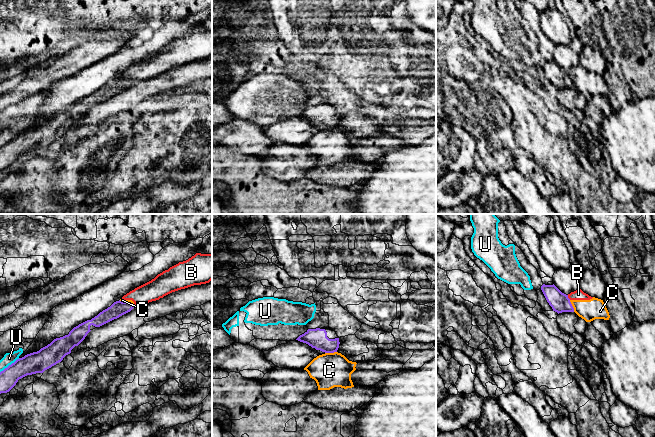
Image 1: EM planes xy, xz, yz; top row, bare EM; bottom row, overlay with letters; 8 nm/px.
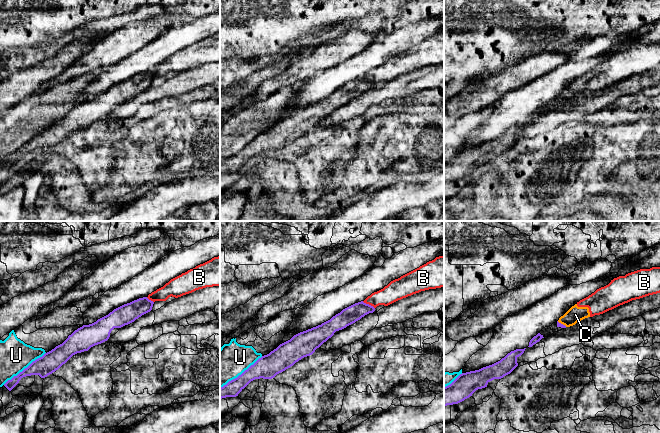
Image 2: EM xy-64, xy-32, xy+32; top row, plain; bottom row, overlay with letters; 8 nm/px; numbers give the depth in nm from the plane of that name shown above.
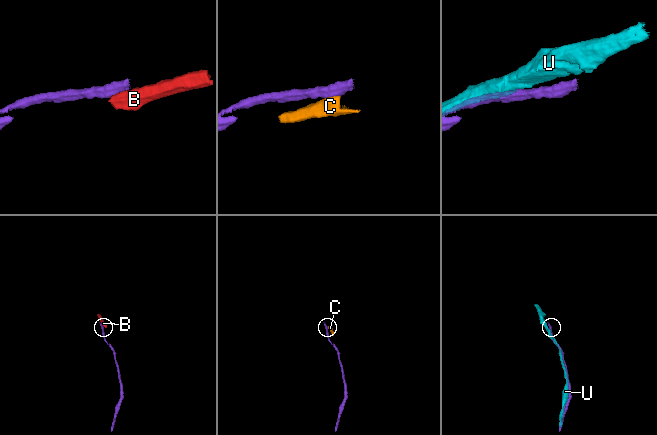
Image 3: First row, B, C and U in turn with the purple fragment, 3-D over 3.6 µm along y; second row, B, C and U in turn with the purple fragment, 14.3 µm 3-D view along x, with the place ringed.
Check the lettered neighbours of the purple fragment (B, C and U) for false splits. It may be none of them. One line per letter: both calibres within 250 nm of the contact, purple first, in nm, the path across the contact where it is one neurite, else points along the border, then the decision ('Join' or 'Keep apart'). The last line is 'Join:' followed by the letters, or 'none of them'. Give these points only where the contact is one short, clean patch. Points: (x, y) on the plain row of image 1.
B: Thickness 150 nm (purple) against 80 nm. Boundary: yz (567, 71), (570, 75). Keep apart
C: Thickness 160 nm (purple) against 280 nm. Boundary: xz (336, 127), (325, 129). Keep apart
U: Thickness 180 nm (purple) against 90 nm. Keep apart
Join: none of them

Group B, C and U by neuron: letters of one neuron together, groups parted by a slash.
B C / U

